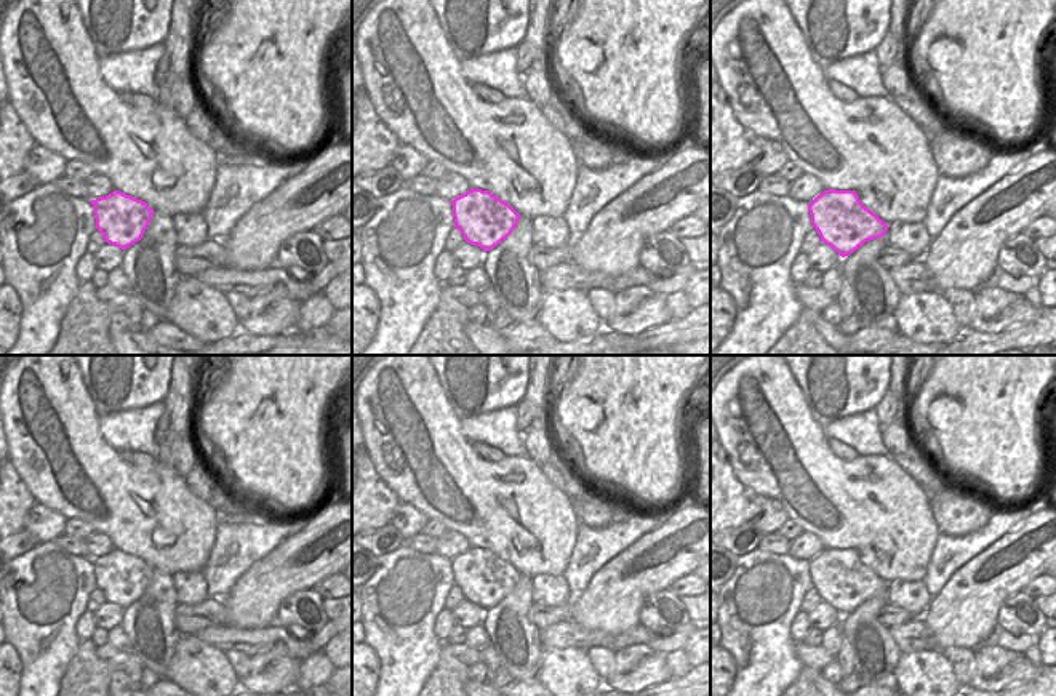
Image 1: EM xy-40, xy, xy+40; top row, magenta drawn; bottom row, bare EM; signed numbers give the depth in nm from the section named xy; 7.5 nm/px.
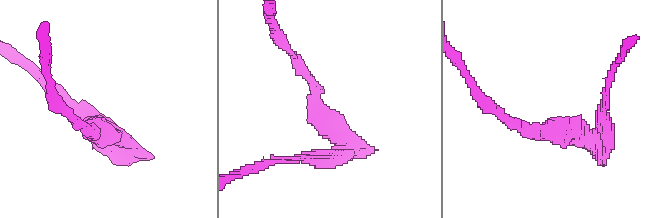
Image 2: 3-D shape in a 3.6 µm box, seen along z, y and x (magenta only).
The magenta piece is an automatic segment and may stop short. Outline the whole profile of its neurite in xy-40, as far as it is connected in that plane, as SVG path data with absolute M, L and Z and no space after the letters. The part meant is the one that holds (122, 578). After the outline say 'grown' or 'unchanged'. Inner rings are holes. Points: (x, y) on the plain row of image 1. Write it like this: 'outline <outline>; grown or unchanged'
outline M114 549L106 555L91 558L96 587L104 600L122 608L139 600L152 578L154 568L146 560Z; unchanged

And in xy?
outline M470 547L451 558L454 586L470 603L490 610L506 598L520 573L490 549Z; unchanged

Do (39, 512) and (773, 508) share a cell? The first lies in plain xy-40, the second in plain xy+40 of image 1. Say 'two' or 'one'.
one

